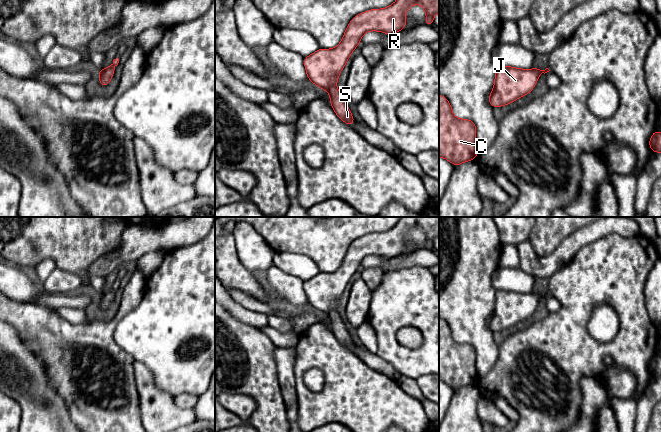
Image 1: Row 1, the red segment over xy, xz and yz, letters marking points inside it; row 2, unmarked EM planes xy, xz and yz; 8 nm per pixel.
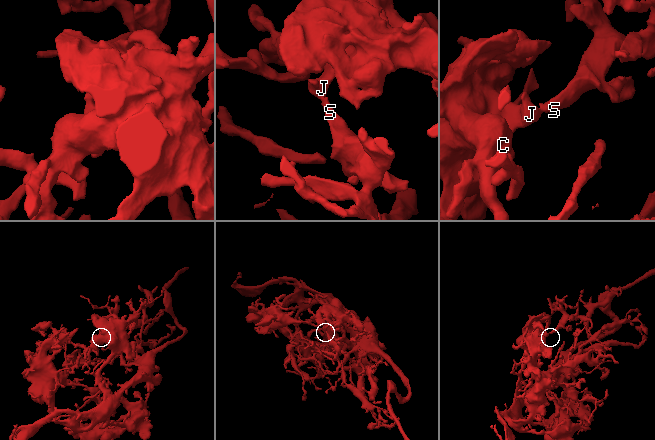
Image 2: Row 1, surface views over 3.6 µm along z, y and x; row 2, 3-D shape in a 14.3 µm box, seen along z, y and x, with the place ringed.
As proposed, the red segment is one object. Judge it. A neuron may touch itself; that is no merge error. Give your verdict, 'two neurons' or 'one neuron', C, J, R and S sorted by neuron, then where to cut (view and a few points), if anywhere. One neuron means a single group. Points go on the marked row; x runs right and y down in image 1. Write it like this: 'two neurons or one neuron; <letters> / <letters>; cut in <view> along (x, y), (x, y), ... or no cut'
one neuron; C J R S; no cut

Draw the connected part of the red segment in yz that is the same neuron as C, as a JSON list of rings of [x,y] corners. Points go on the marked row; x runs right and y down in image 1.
[[[439,94],[439,157],[458,166],[477,155],[475,123],[456,118],[447,98]]]

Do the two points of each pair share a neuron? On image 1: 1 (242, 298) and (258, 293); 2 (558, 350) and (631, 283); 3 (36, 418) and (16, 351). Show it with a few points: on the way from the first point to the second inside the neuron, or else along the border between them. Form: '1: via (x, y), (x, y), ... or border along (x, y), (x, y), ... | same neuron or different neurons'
1: border along (227, 289), (238, 289), (266, 302) | different neurons
2: via (568, 327), (571, 319), (602, 288), (608, 288) | same neuron
3: via (36, 401), (33, 375), (26, 368) | same neuron

